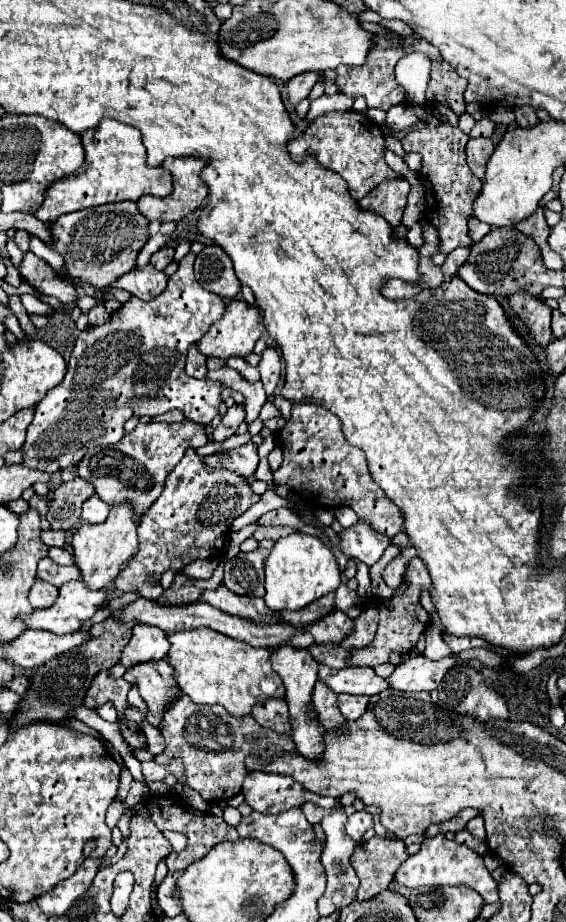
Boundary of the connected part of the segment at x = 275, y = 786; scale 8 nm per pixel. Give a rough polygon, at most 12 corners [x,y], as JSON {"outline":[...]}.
{"outline":[[250,771],[242,795],[262,815],[308,801],[326,809],[336,799],[306,791],[290,775]]}

